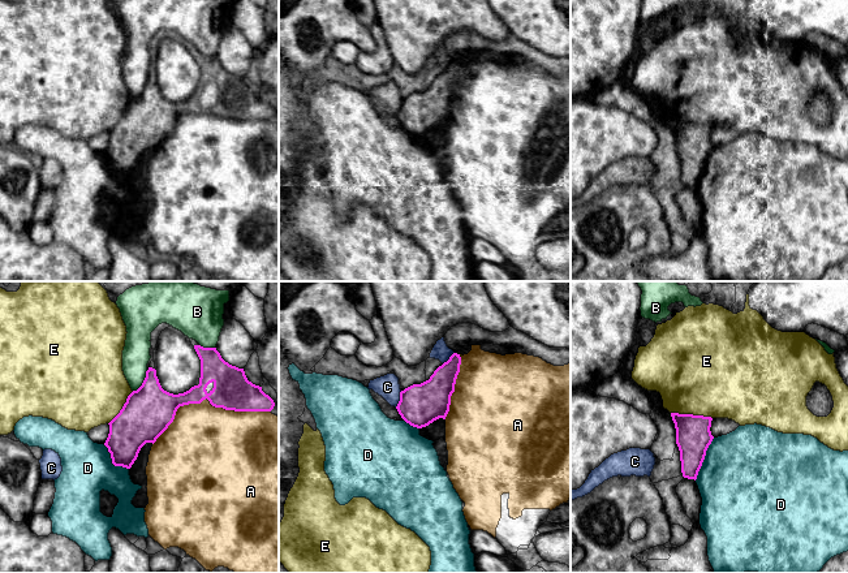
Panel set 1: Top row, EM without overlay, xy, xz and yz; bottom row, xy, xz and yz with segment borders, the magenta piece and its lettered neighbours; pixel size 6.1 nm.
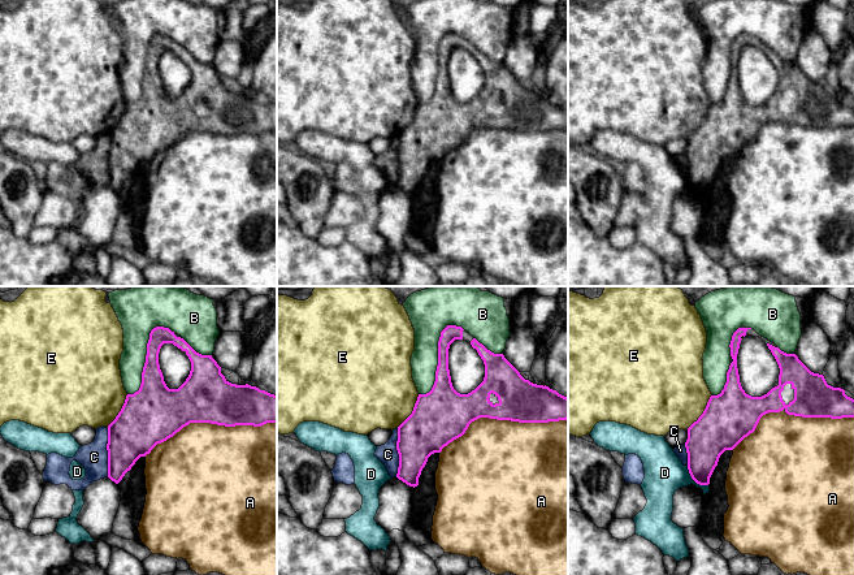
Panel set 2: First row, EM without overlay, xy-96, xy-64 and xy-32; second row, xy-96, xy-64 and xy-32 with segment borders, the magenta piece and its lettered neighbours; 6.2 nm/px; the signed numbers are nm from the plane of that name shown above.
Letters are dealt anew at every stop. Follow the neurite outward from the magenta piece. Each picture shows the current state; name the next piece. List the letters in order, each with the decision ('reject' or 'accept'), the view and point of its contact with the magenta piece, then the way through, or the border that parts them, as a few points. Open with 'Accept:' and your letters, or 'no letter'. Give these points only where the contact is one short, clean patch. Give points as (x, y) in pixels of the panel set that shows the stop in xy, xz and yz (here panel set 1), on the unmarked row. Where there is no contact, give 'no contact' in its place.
Accept: no letter
A: reject; meets magenta in xy at (206, 106)
B: reject; meets magenta in xy at (143, 90)
C: reject; meets magenta in xz at (400, 107)
D: reject; meets magenta in yz at (704, 167)
E: reject; meets magenta in yz at (692, 123)

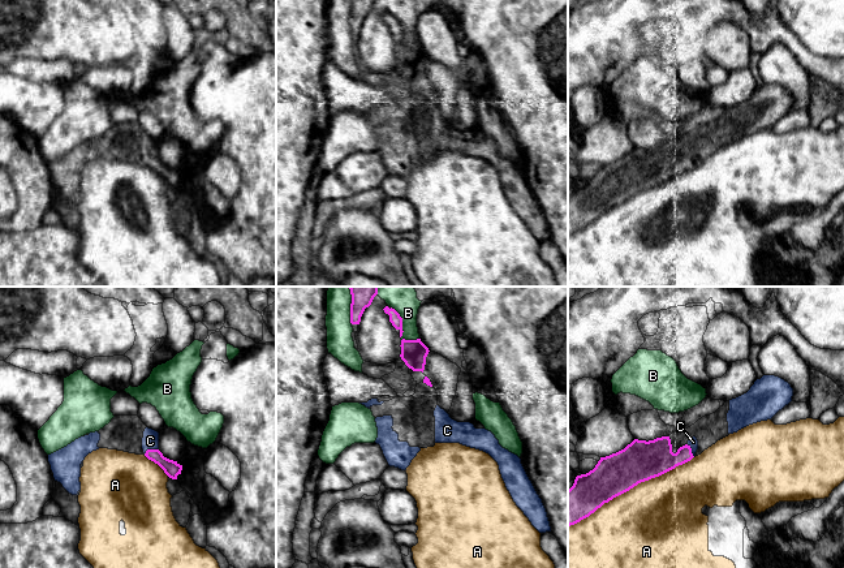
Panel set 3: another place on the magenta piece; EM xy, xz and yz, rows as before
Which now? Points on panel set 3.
Accept: C
A: reject; meets magenta in yz at (631, 196)
B: reject; meets magenta in xz at (401, 38)
C: accept; meets magenta in xy at (150, 158)

